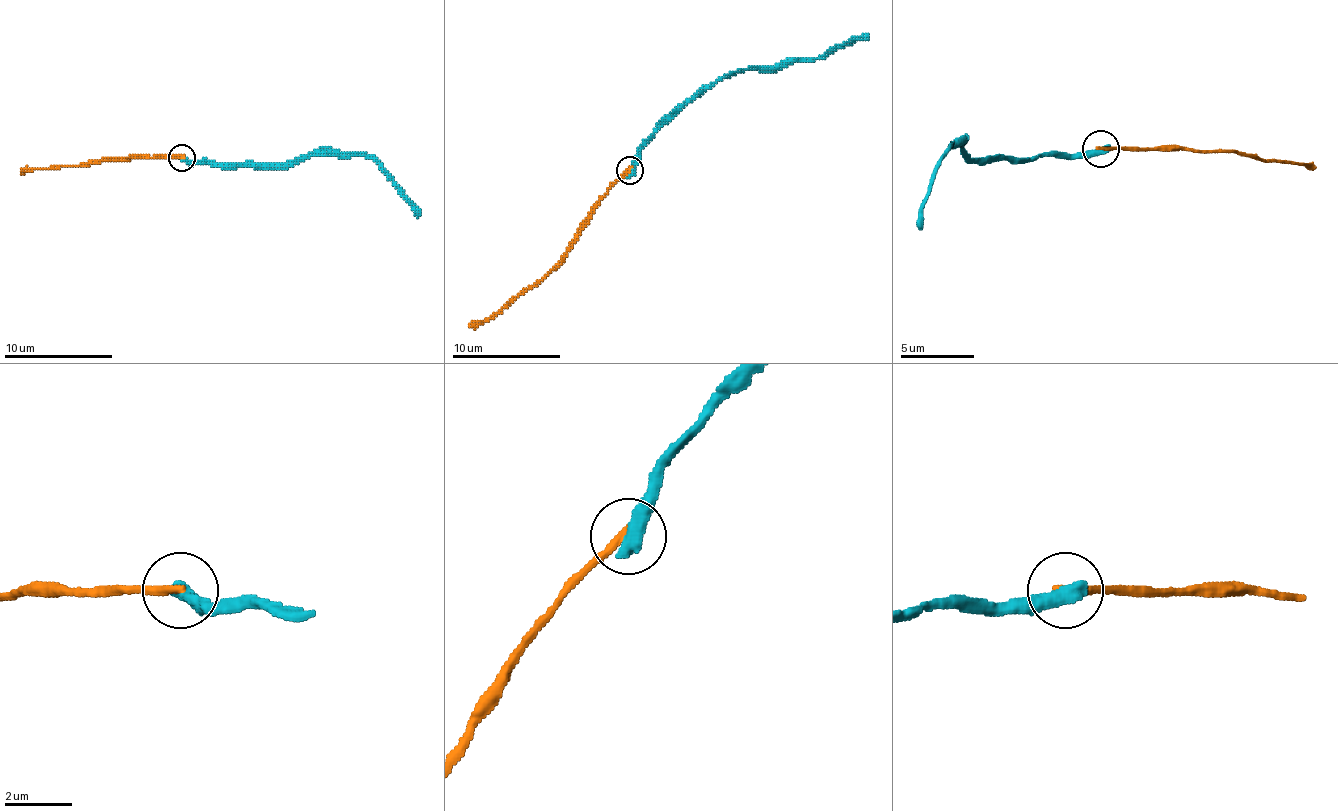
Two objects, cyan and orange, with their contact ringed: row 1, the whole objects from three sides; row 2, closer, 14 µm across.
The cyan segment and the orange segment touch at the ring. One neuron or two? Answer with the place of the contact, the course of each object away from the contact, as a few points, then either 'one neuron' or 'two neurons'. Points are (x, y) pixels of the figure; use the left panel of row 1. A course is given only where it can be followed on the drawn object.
at (182, 157); cyan runs (181, 158), (216, 163), (271, 163), (309, 155), (366, 155), (379, 166), (417, 217); orange runs (181, 158), (103, 158), (27, 169), (21, 174); two neurons

